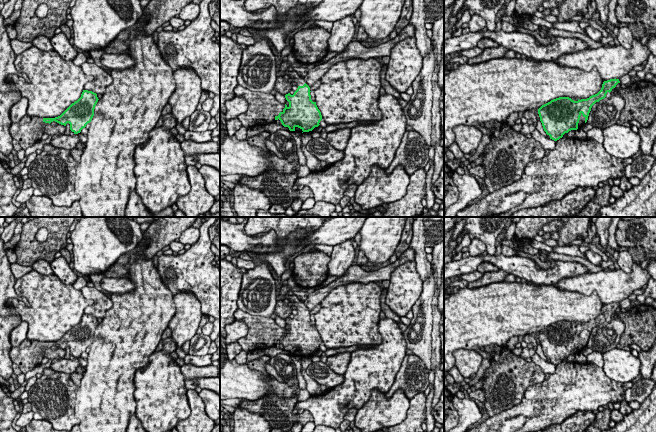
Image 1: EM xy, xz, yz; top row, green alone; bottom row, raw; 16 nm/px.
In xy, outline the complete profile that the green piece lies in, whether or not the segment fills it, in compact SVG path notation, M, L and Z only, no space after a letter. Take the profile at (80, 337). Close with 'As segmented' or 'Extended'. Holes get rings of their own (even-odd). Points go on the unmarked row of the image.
M83 314L81 321L72 327L60 340L42 342L38 340L31 341L26 338L18 347L11 347L10 358L23 374L41 364L44 357L42 353L53 345L64 350L69 347L70 354L74 358L78 358L91 346L98 324L96 317Z. Extended

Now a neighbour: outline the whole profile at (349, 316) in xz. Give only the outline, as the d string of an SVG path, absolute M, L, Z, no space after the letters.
M375 282L351 283L338 286L321 301L321 308L314 318L316 329L327 349L382 343L382 336L378 332L381 294L382 289Z

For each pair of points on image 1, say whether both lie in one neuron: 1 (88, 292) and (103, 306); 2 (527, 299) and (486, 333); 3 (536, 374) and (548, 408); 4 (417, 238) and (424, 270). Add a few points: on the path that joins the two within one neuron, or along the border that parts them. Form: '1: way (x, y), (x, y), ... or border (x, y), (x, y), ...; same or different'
1: way (92, 295), (99, 302); same
2: way (517, 309), (514, 309), (501, 322), (496, 323); same
3: border (545, 374), (541, 382), (531, 384), (524, 392); different
4: way (418, 246), (421, 262); same

